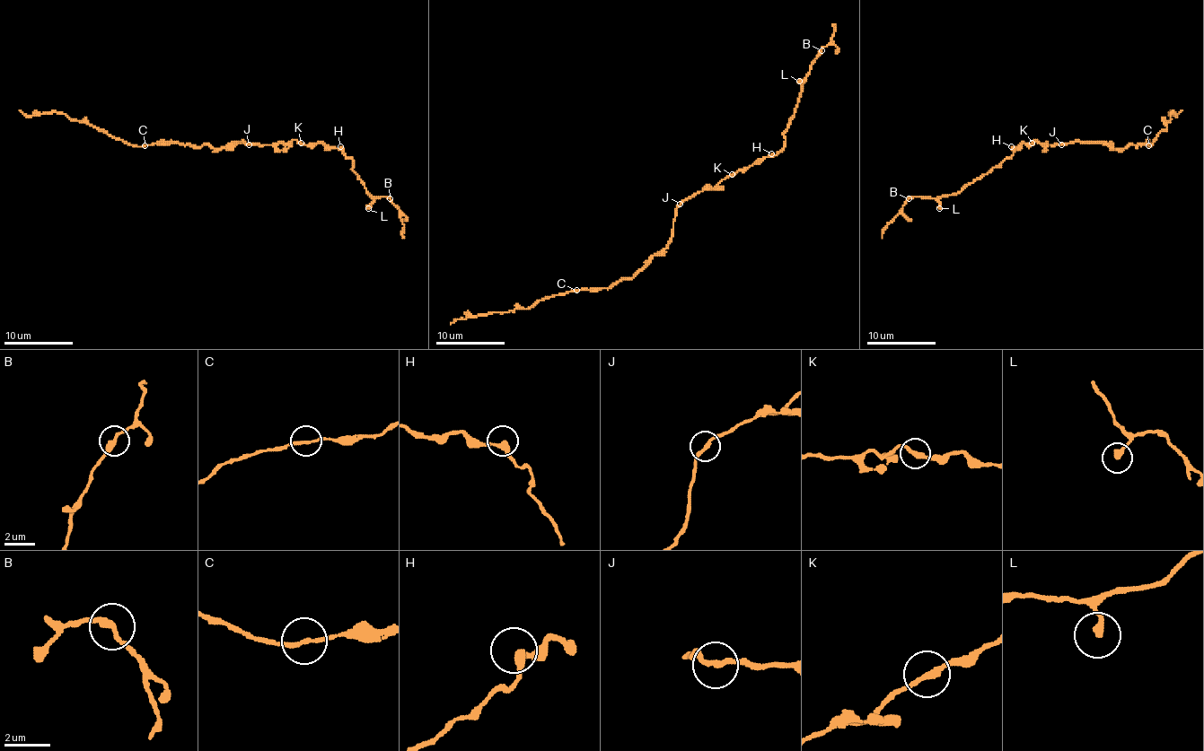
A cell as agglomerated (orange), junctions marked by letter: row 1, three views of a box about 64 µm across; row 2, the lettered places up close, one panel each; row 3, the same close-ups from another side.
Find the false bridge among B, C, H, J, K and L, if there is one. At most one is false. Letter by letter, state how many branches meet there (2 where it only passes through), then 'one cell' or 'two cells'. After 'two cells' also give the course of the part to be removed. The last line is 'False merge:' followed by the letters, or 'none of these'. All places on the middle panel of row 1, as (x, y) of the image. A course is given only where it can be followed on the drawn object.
B: 2 | one cell
C: 2 | one cell
H: 2 | one cell
J: 2 | one cell
K: 2 | one cell
L: 1 | one cell
False merge: none of these

